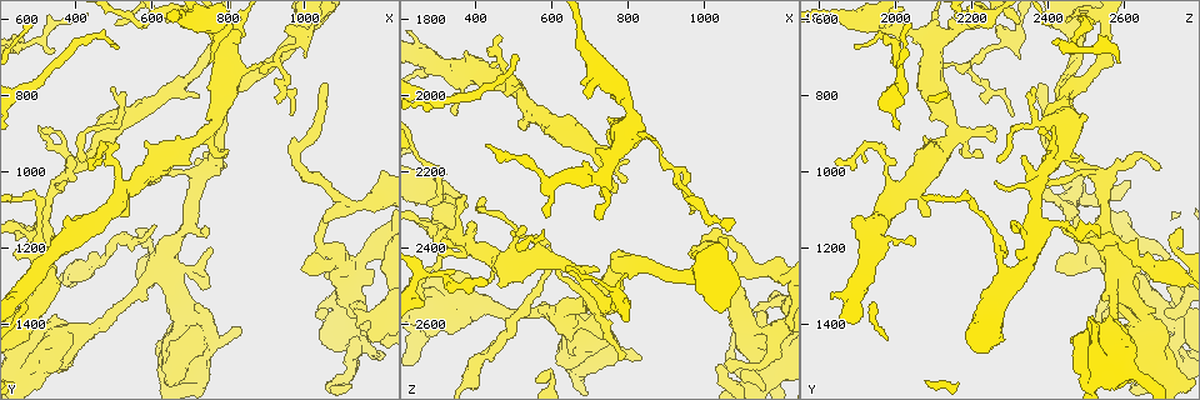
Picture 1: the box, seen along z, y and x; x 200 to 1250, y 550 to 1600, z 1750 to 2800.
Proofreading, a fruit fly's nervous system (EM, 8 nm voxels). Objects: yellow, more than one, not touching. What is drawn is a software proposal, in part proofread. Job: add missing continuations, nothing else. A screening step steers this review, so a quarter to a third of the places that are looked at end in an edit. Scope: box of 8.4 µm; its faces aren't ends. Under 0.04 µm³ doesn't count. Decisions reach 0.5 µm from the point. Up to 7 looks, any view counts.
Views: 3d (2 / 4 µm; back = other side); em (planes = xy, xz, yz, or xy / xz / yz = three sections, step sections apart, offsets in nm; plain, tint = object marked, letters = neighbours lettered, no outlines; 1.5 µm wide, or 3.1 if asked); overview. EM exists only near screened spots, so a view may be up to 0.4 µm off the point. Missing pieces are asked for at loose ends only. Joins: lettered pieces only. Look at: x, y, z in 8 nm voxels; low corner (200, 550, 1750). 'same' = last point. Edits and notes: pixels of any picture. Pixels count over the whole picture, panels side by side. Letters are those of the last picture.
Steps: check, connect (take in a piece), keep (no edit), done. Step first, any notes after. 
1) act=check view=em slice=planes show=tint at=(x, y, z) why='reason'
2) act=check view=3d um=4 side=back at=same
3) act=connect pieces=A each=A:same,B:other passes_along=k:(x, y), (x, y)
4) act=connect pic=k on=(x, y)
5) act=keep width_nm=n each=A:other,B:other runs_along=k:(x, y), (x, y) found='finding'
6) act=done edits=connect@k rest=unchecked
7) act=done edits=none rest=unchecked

act=check view=3d um=4 at=(525, 1115, 2090) why='branch stops here'

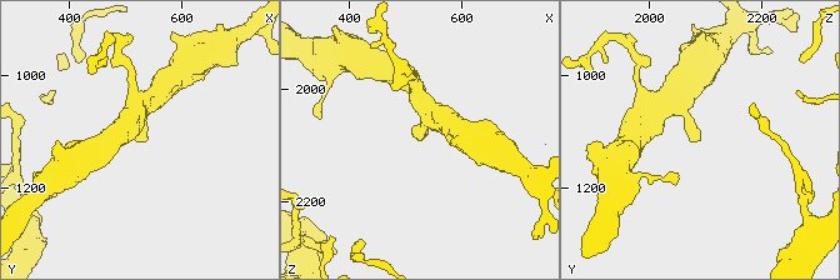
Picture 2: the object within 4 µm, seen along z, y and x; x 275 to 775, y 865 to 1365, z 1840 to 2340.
act=check view=em slice=planes show=letters at=(520, 1115, 2085)

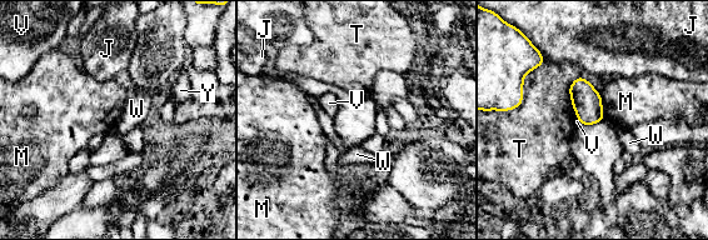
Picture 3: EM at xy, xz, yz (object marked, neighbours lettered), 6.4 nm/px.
act=keep width_nm=190 each=J:other,M:other,T:other,V:other,W:other,Y:other border=3:(599, 93), (604, 119) found='no lettered piece goes on from it'

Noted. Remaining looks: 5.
act=check view=3d um=2 at=(265, 1525, 2485) why='thick end'

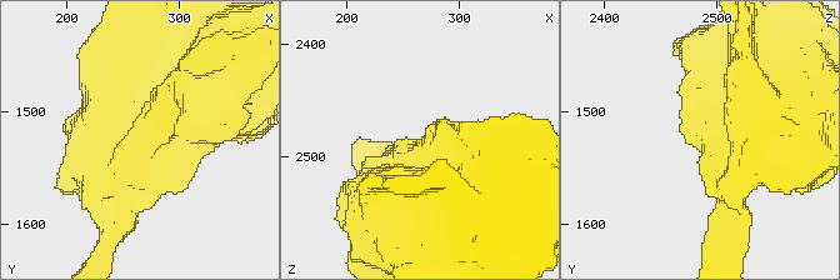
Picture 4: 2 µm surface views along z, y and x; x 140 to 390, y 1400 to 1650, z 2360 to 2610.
act=check view=em slice=planes show=letters at=(270, 1526, 2484)

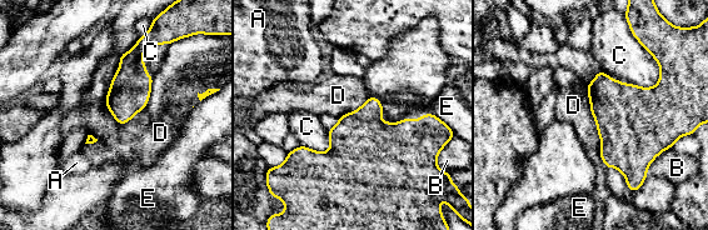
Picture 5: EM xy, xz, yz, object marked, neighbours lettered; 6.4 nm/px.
act=keep each=A:other,B:other,C:other,D:other,E:other found='no lettered piece goes on from it'

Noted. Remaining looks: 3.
act=check view=em slice=planes show=plain at=(750, 1195, 2575) why='free end'

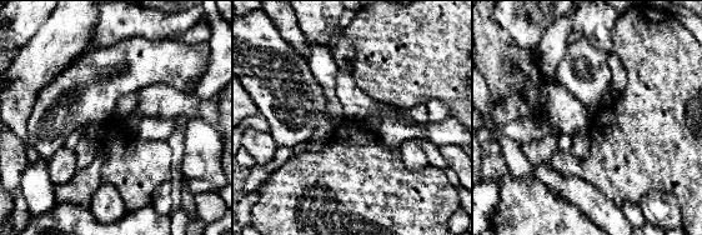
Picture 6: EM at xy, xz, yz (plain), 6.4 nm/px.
act=check view=em slice=planes show=letters at=same why='see the neighbours'

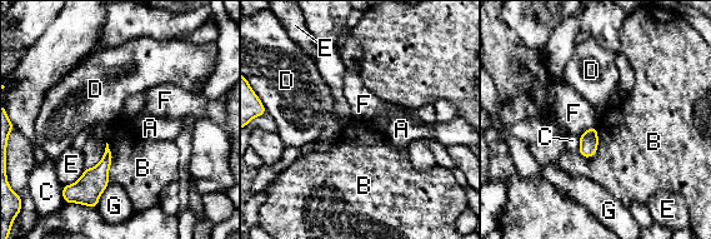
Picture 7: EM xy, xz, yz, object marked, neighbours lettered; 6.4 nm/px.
act=keep longest_contact=B:220nm each=A:other,B:other,C:other,D:other,E:other,F:other,G:other border=7:(596, 127), (587, 128), (580, 135) found='none of them fits'

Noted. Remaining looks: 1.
act=done edits=none rest=unchecked

